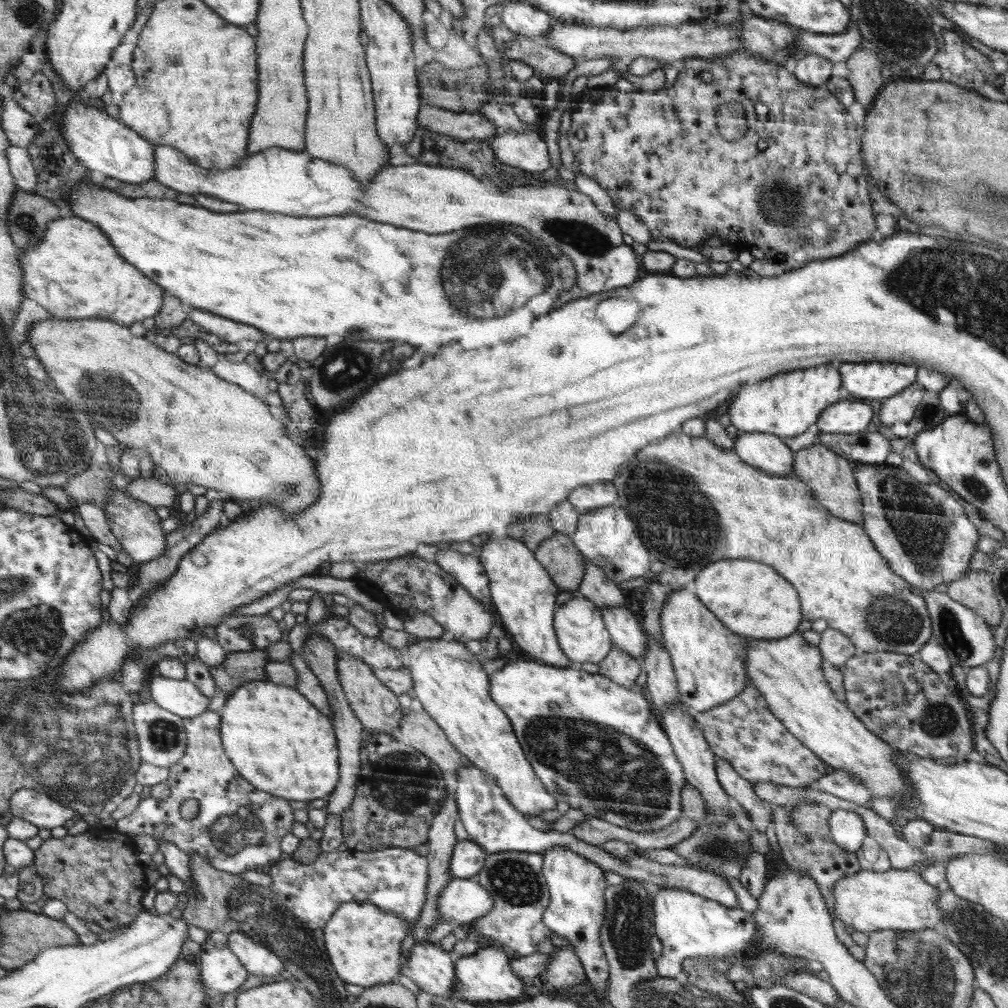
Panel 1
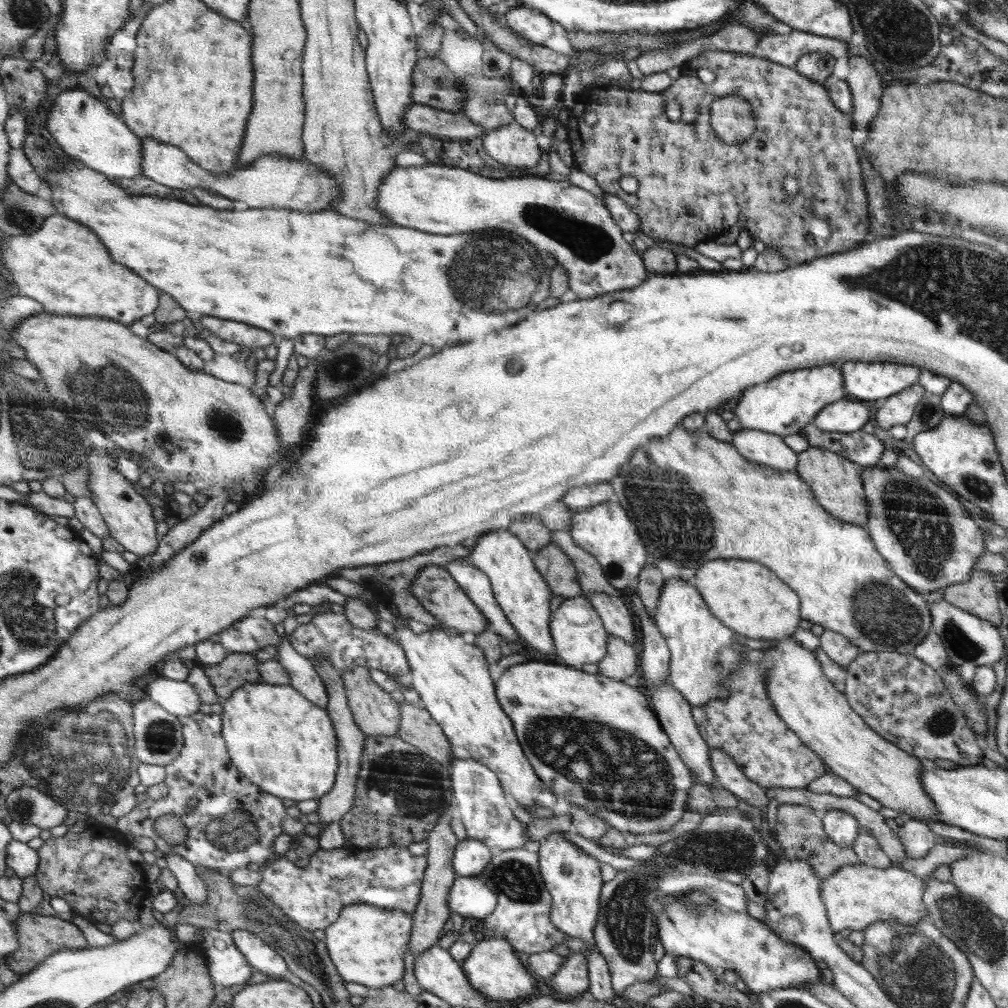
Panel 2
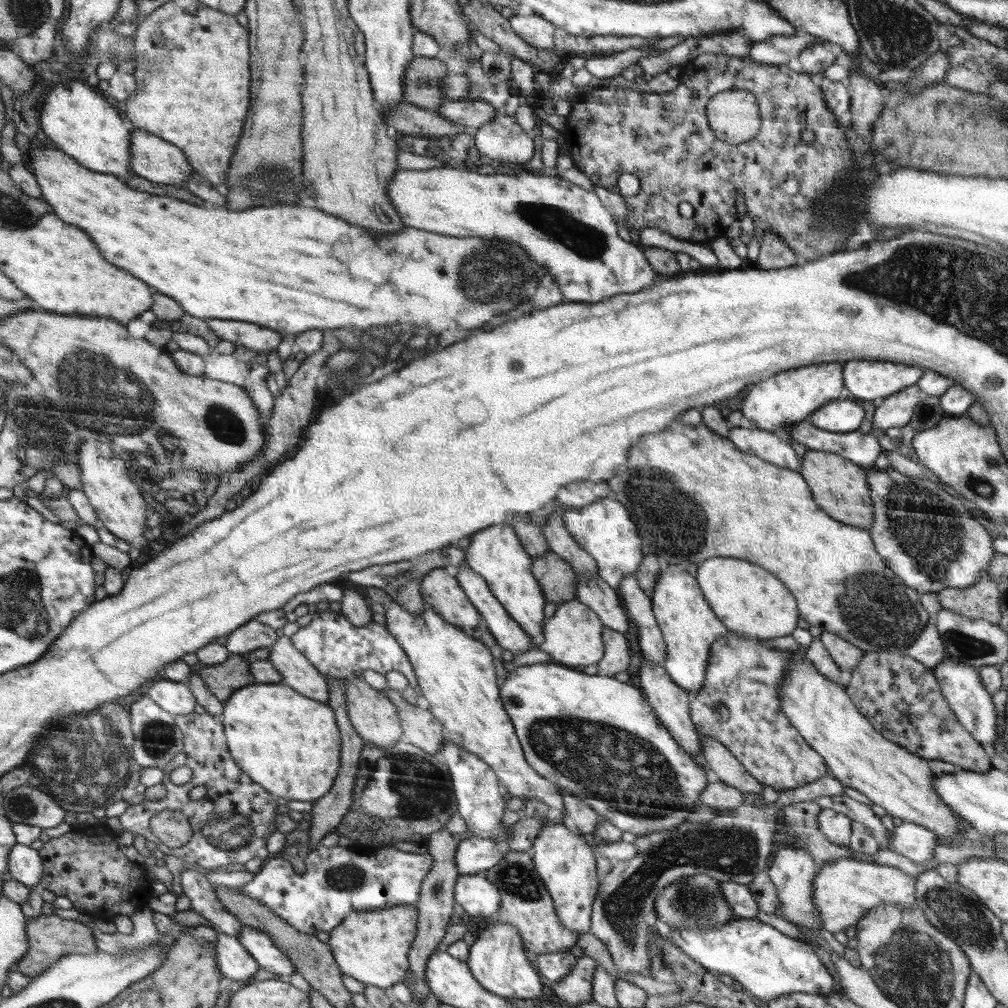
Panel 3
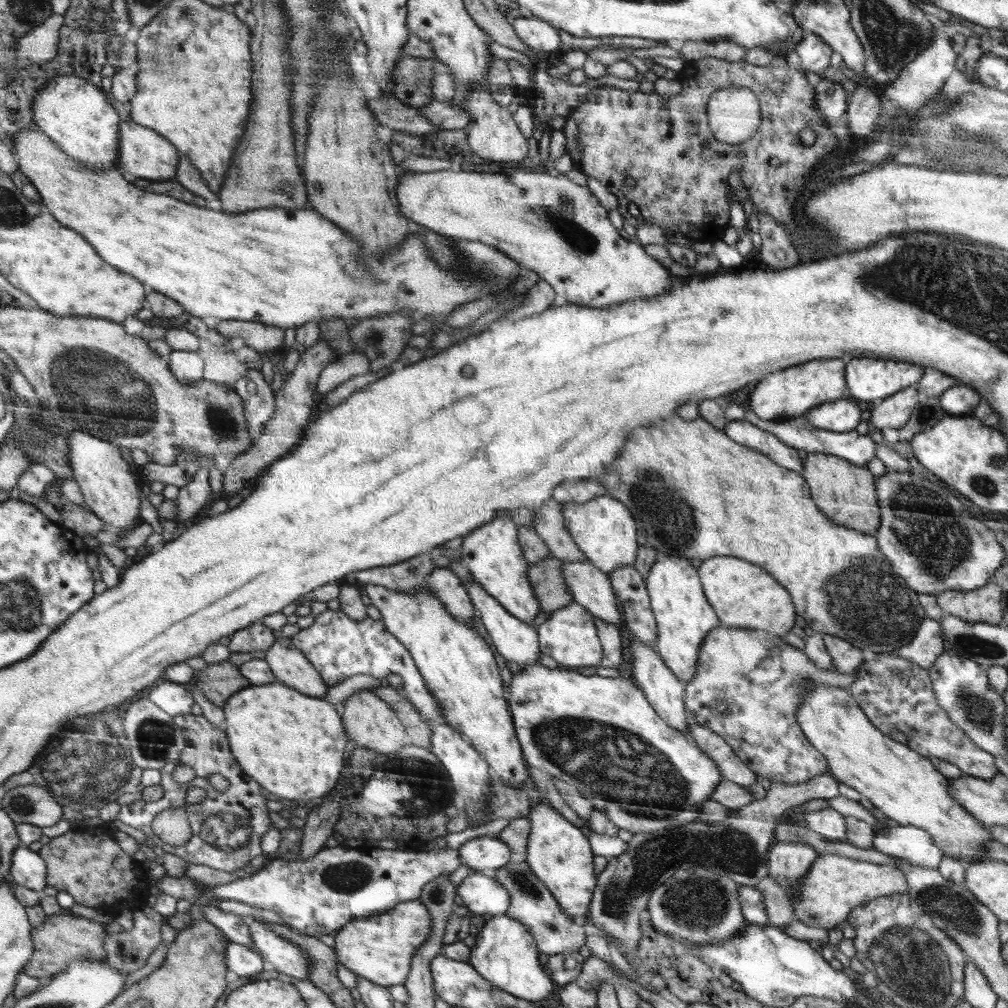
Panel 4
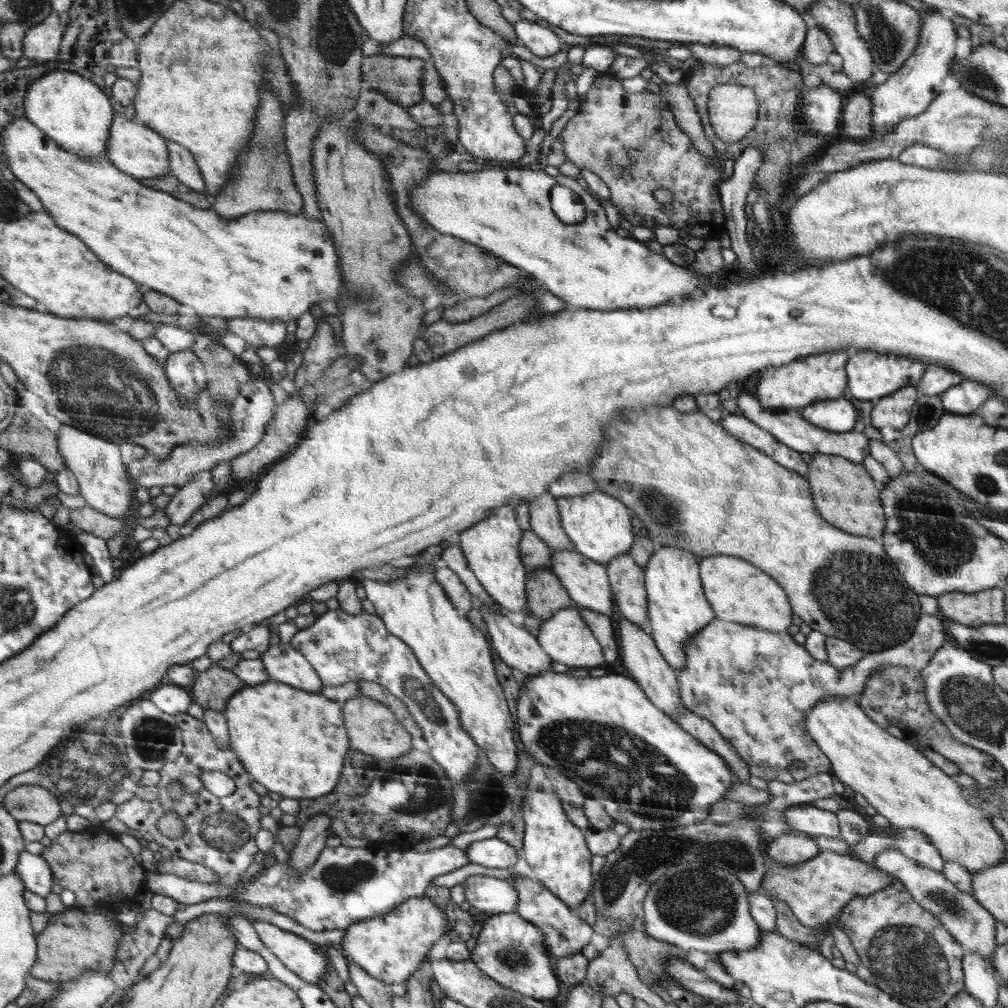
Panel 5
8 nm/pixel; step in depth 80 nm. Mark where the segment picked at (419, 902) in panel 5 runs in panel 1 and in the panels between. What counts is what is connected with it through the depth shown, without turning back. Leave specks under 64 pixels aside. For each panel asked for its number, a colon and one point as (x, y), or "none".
1: (363, 942)
2: (366, 944)
3: (374, 947)
4: (380, 949)

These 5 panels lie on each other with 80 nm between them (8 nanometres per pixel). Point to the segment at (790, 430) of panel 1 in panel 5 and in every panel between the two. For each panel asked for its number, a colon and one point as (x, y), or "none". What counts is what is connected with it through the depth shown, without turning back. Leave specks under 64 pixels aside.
2: (786, 404)
3: (792, 396)
4: (790, 393)
5: (795, 385)

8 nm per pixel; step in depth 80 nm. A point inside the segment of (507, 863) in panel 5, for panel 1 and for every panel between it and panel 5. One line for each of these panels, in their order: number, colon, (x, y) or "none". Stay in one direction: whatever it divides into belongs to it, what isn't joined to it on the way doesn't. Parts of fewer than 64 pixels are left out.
1: (467, 860)
2: (471, 857)
3: (473, 855)
4: (486, 852)

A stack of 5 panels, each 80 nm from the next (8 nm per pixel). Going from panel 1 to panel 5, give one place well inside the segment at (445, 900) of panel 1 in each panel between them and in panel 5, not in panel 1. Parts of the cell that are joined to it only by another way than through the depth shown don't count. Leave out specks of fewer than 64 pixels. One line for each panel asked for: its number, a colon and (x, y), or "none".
2: (471, 898)
3: (478, 896)
4: (480, 894)
5: (487, 894)

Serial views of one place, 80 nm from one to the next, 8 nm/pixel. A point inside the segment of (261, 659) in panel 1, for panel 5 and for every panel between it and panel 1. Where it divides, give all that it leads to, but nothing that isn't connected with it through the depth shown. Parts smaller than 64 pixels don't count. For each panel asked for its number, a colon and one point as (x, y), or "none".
2: (237, 669)
3: (222, 680)
4: (219, 681)
5: (212, 688)

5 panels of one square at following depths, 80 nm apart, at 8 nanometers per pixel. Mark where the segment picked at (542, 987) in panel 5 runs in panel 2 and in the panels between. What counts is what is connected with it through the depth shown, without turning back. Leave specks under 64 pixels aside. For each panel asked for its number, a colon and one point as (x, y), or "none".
2: (493, 969)
3: (497, 958)
4: (505, 954)

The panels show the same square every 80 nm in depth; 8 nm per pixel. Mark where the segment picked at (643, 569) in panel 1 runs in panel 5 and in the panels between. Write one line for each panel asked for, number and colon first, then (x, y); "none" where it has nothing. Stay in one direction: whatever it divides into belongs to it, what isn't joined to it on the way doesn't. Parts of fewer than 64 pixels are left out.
2: (607, 532)
3: (605, 529)
4: (603, 528)
5: (599, 525)

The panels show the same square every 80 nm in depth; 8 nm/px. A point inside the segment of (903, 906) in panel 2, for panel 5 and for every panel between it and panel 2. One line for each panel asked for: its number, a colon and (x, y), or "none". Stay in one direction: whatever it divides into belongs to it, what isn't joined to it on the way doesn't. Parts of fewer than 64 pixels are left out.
3: (846, 889)
4: (836, 885)
5: (816, 891)

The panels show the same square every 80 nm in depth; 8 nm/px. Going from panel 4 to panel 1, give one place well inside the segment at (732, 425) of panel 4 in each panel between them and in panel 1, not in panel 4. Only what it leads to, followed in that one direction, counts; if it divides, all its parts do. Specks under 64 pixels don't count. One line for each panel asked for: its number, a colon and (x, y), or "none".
1: (767, 452)
2: (765, 448)
3: (768, 446)

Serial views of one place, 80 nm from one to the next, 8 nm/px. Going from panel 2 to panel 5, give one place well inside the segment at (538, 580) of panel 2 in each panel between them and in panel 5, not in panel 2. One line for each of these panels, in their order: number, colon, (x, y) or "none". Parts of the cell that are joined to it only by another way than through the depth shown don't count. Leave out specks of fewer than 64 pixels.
3: (494, 553)
4: (491, 553)
5: (491, 547)

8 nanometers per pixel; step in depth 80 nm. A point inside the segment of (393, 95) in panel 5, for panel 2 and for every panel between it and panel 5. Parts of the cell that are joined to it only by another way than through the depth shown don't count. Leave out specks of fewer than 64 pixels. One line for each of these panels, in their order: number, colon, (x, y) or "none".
2: (435, 85)
3: (423, 83)
4: (413, 77)

